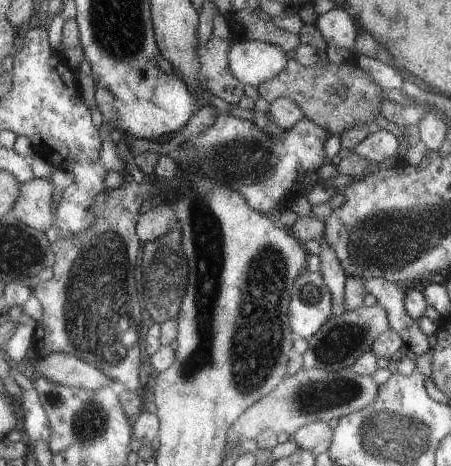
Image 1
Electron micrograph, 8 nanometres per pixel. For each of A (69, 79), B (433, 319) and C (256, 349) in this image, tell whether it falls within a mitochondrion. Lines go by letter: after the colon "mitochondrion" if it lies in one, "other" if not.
A: other
B: other
C: mitochondrion

